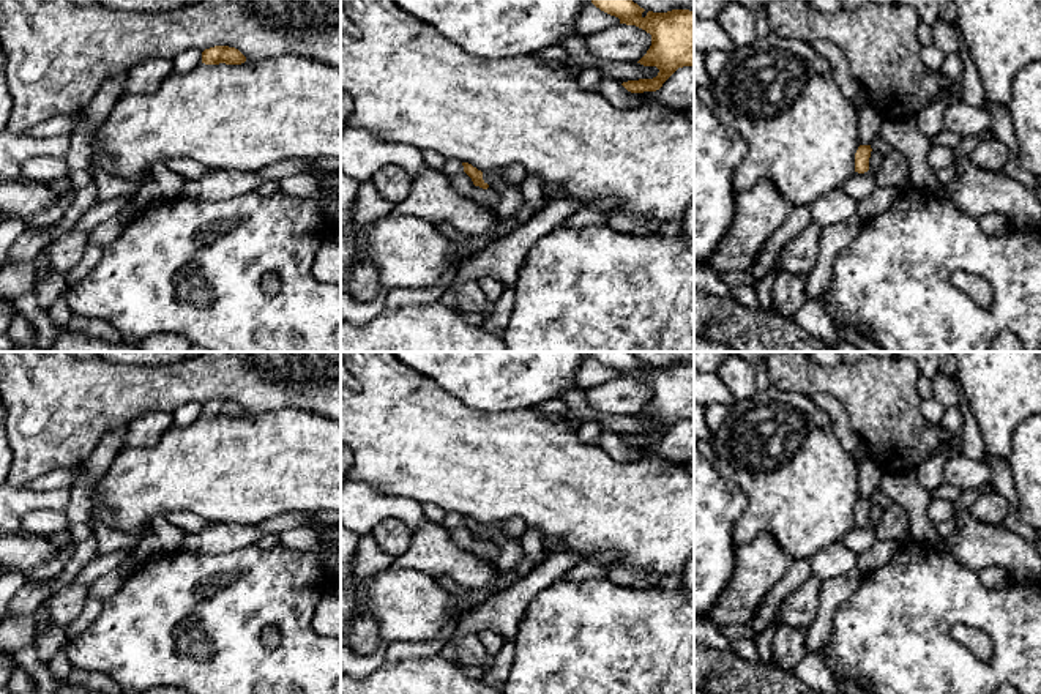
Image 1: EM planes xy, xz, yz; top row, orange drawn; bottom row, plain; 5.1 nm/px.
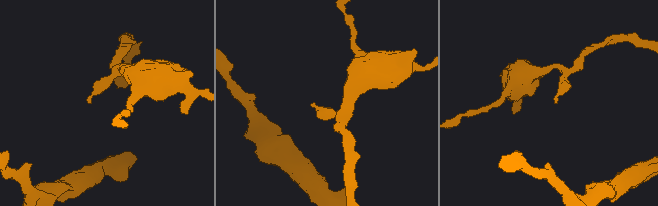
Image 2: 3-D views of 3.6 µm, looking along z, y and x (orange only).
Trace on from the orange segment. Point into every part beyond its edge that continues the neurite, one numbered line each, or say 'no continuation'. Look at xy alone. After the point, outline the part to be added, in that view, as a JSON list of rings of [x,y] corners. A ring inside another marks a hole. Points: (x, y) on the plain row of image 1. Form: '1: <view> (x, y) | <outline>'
no continuation

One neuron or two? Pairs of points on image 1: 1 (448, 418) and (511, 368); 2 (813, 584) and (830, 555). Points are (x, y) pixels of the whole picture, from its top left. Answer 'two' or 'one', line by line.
1: two
2: two

